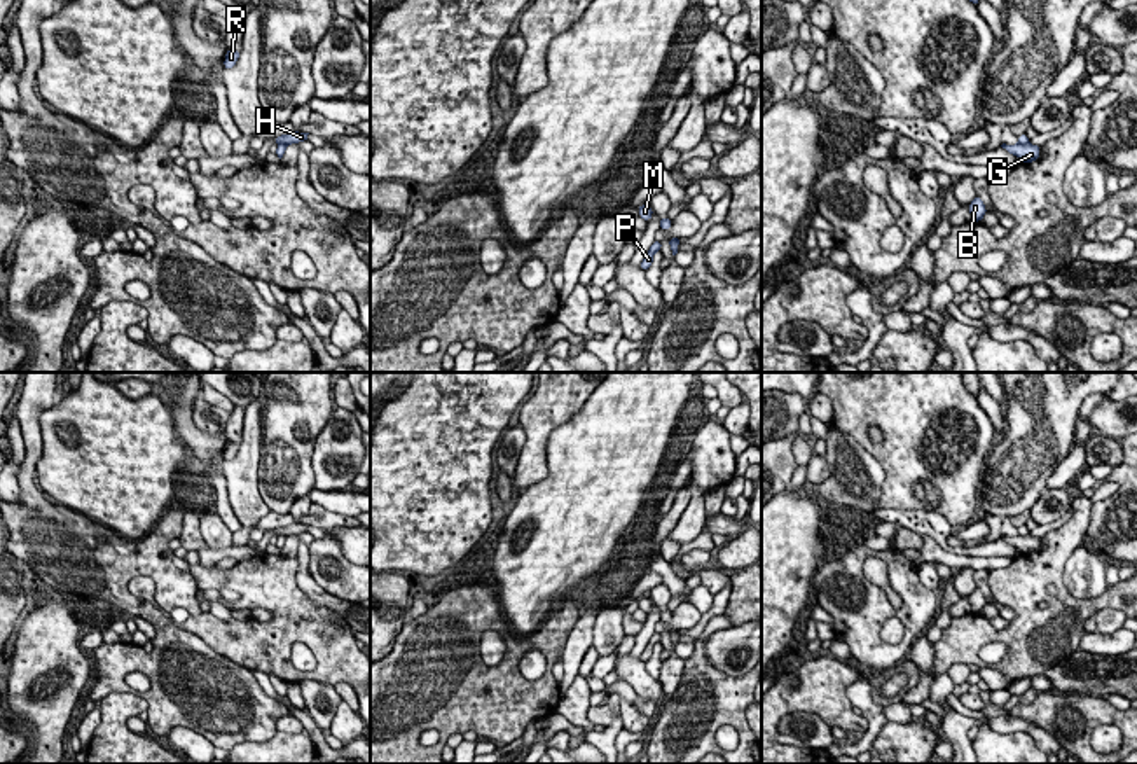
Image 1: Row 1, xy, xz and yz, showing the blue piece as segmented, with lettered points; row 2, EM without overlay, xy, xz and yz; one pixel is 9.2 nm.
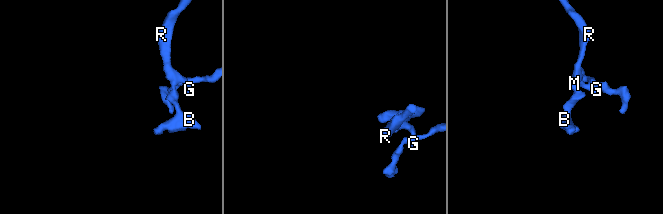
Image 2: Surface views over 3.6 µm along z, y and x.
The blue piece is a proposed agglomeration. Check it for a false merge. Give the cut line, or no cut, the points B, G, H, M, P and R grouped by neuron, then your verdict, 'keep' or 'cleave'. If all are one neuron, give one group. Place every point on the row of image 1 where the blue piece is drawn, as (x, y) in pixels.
cut in xz along (669, 238), (678, 243); B G M R / H P; cleave

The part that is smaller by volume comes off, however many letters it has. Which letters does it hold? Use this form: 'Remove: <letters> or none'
Remove: H, P

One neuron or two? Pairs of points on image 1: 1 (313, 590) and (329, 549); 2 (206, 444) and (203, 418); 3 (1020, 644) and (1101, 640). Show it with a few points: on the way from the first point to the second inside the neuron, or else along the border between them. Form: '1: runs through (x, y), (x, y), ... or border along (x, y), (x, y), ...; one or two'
1: border along (308, 546), (311, 577), (327, 591), (351, 602); two
2: border along (196, 395), (192, 422), (215, 436); two
3: border along (1085, 632), (1078, 647); two

